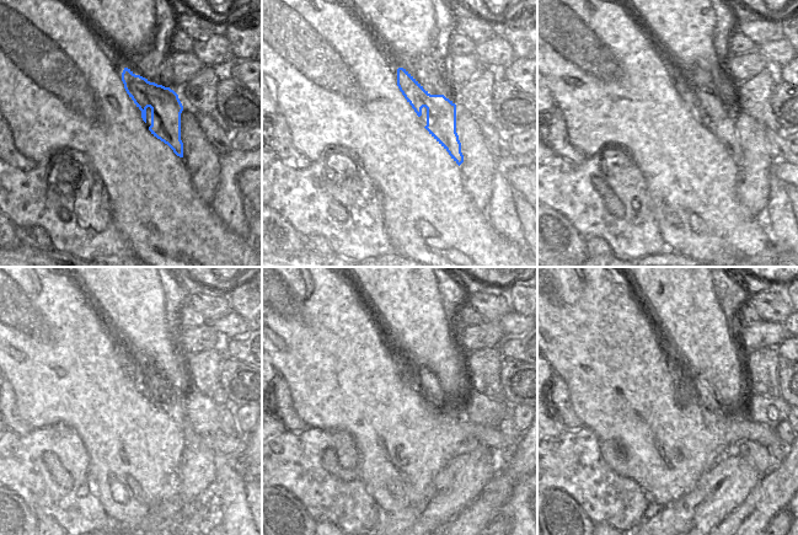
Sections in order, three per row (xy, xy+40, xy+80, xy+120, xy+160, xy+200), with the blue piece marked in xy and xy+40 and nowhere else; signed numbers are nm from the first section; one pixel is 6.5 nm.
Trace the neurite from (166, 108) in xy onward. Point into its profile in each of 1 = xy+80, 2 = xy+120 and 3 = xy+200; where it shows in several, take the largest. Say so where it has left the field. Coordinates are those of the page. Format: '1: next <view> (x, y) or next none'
1: next xy+80 (722, 126)
2: next xy+120 (176, 408)
3: next xy+200 (759, 456)

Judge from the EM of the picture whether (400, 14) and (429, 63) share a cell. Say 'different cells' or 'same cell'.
same cell

